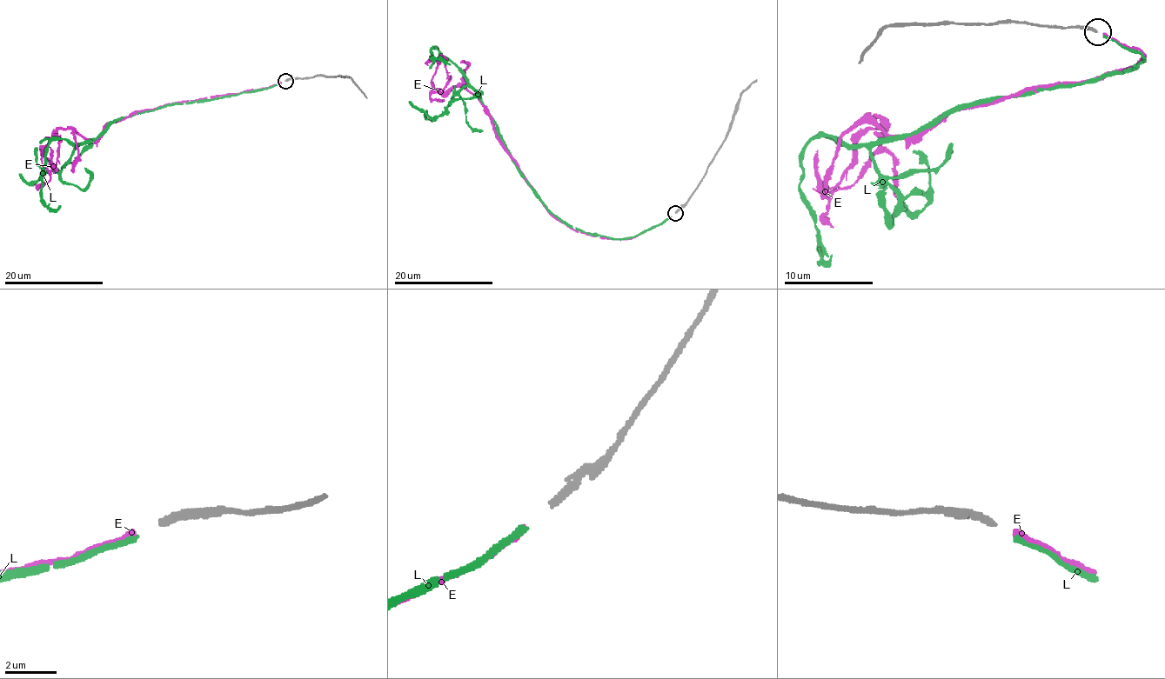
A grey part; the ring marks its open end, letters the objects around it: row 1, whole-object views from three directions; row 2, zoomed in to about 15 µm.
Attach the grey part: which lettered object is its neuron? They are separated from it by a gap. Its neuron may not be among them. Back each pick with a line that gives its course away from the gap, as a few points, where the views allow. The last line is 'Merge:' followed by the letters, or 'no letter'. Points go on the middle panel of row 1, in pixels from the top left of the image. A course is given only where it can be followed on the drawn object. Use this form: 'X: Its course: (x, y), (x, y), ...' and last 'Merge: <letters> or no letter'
E: Its course: (671, 216), (619, 240), (560, 223), (476, 96), (461, 86), (439, 92), (431, 83), (439, 63), (425, 64)
Merge: E

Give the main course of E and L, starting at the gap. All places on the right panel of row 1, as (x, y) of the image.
E: (1103, 33), (1146, 56), (908, 136), (871, 117), (882, 140), (829, 202), (831, 226)
L: (1103, 36), (1143, 57), (988, 97), (907, 136), (840, 144), (818, 136), (802, 153), (802, 202), (831, 255)

